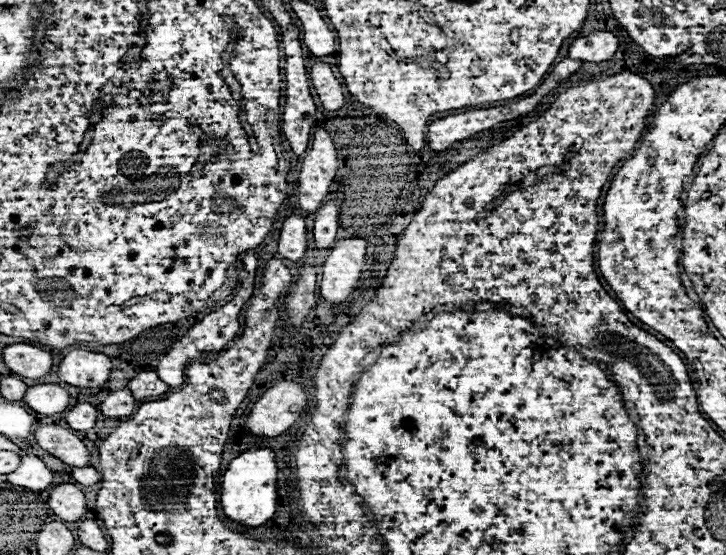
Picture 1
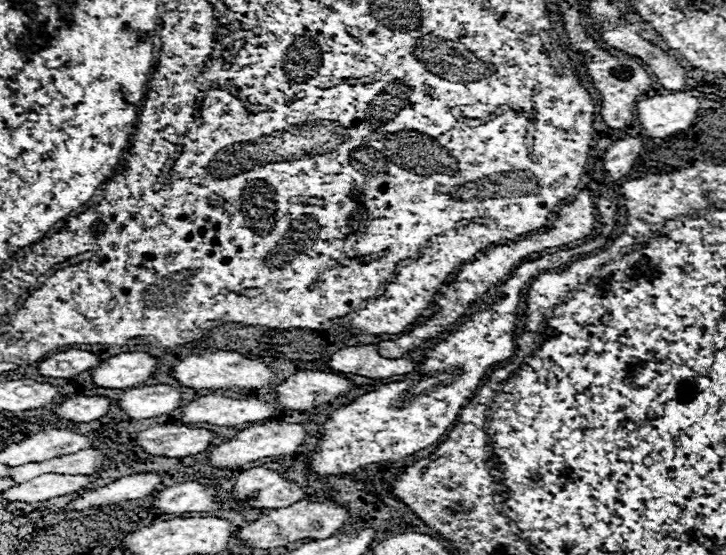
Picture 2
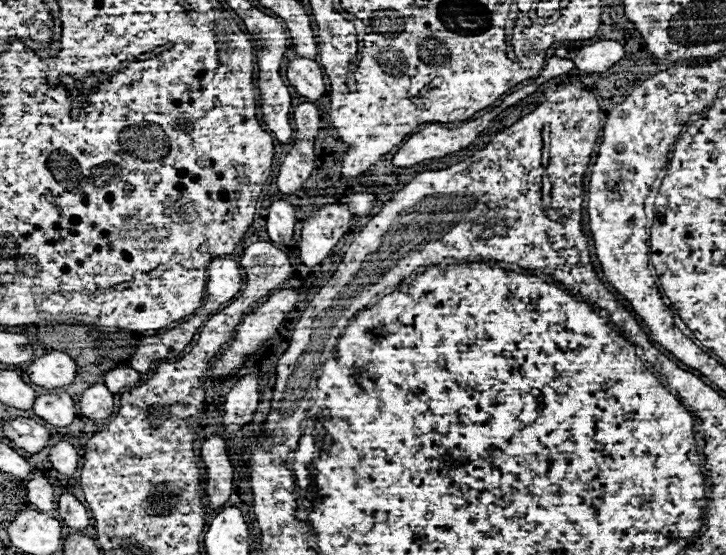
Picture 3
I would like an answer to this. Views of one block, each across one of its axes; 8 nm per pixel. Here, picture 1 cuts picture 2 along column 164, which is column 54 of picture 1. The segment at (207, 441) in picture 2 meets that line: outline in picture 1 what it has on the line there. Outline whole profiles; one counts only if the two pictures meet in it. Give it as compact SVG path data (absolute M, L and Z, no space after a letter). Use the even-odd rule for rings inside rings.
M58 424L40 426L36 430L36 442L48 454L60 458L62 462L66 462L70 466L88 466L90 456L88 456L86 446L68 428L62 428Z

